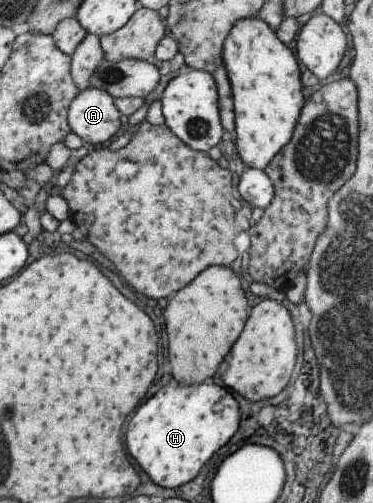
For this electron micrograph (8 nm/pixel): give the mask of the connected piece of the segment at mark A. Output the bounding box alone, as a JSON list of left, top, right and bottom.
[67,87,124,144]

